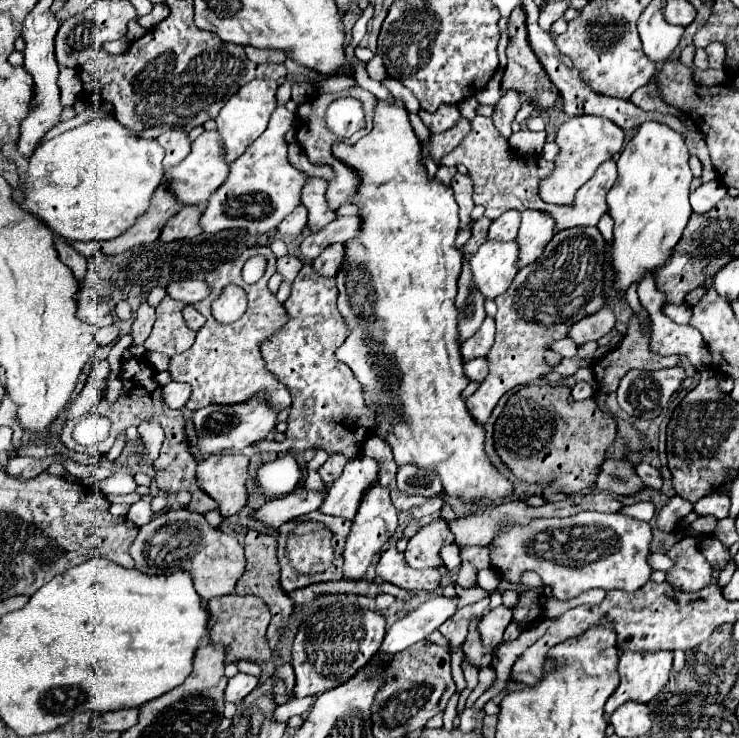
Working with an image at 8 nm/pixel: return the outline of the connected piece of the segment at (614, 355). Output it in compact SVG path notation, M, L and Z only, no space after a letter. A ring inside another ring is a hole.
M632 316L630 328L622 340L622 344L610 350L604 358L600 358L592 370L602 394L616 392L622 376L628 370L662 370L666 366L676 366L680 356L658 356L648 350L650 332L642 334L638 318Z

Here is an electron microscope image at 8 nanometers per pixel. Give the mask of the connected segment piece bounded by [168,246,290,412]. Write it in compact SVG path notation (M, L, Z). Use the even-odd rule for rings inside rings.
M256 246L256 248L248 248L236 260L226 262L226 264L218 266L212 274L208 274L206 284L210 284L210 298L206 296L204 300L200 300L194 306L202 316L206 316L206 324L198 330L196 342L192 344L192 348L182 354L172 356L170 364L168 364L168 372L170 372L172 380L188 382L192 386L190 400L186 402L188 410L194 412L208 404L242 404L242 402L256 398L258 394L264 394L266 404L270 408L274 408L276 412L290 406L290 392L286 392L286 388L282 388L274 380L274 376L266 374L262 356L258 352L258 344L266 336L272 336L280 328L280 324L286 322L284 306L268 290L268 280L274 272L276 272L276 256L272 254L270 246ZM254 254L262 254L268 260L268 268L266 268L266 274L256 284L246 284L242 280L240 272L242 272L244 262ZM226 284L238 284L248 294L248 308L246 308L244 316L232 324L220 324L210 316L210 304L214 298L218 298L218 294L222 292L222 288Z

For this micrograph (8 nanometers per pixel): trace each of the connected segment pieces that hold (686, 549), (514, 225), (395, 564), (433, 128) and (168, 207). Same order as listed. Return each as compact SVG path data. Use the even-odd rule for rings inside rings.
M684 538L674 544L666 556L672 558L674 566L666 572L666 582L680 592L696 592L710 584L710 564L702 556L694 538Z
M504 212L498 220L494 220L488 228L488 240L496 242L508 242L516 238L520 226L520 214L518 212Z
M390 546L386 552L382 552L376 566L376 576L408 592L434 592L440 586L438 570L410 568L404 560L404 554L398 552L396 546Z
M442 104L442 108L438 108L438 112L434 112L434 114L420 110L418 116L420 116L420 120L426 124L426 128L428 128L432 134L440 134L440 132L450 130L450 128L458 122L460 112L458 112L458 106Z
M166 186L158 188L154 192L154 196L150 198L150 206L148 210L138 218L138 222L128 228L122 236L114 238L114 240L106 240L106 242L70 242L70 246L74 246L74 250L78 254L82 254L84 258L92 258L92 256L116 256L122 254L126 250L130 250L132 246L140 246L140 244L150 244L154 240L158 240L160 230L164 228L164 224L182 208L182 204L172 196L172 192L168 192Z

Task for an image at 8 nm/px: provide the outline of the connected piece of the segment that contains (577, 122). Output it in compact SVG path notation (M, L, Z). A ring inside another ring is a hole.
M574 116L568 122L564 122L556 136L558 146L558 158L554 160L554 170L540 182L538 194L548 204L574 204L576 190L586 184L598 166L606 160L610 160L614 154L620 152L624 144L624 130L618 128L612 120L606 120L602 116Z

